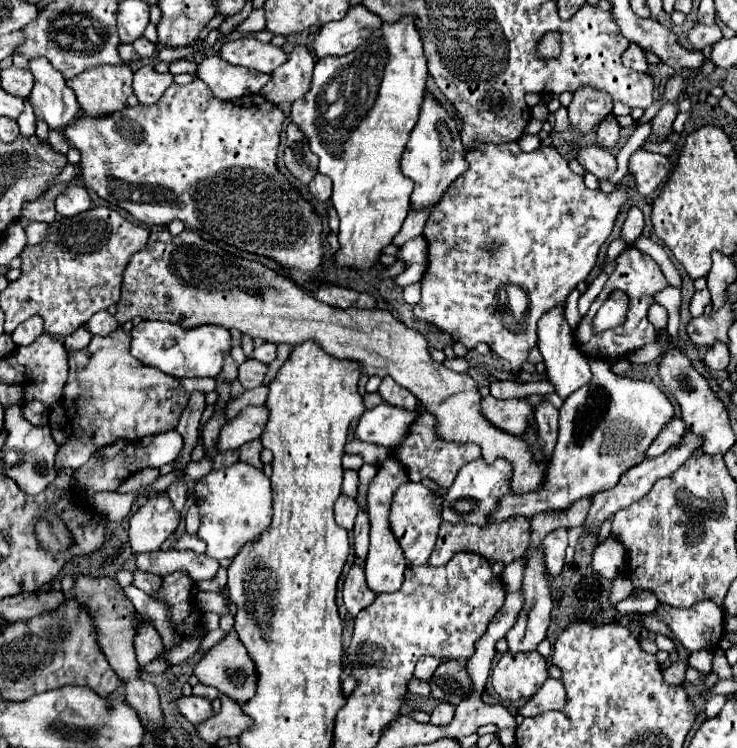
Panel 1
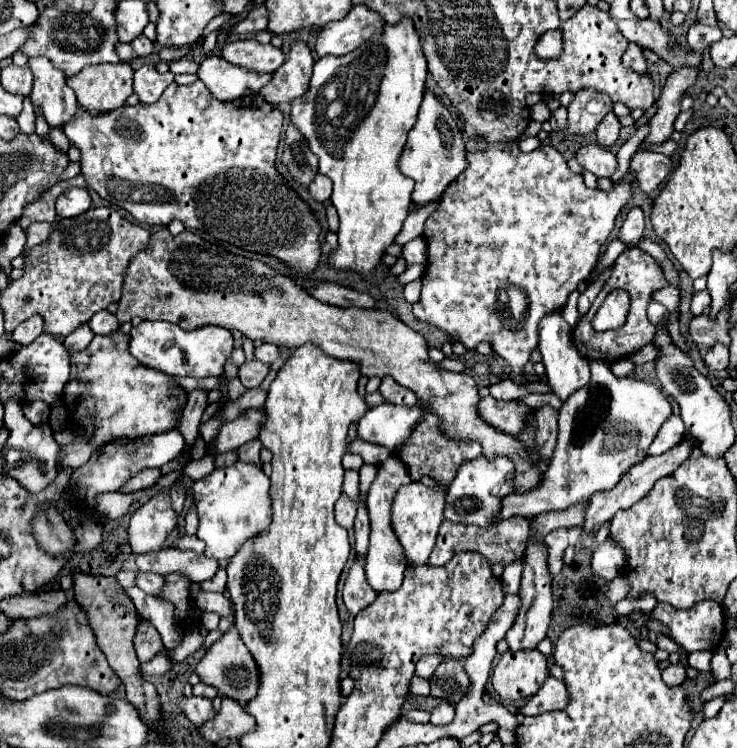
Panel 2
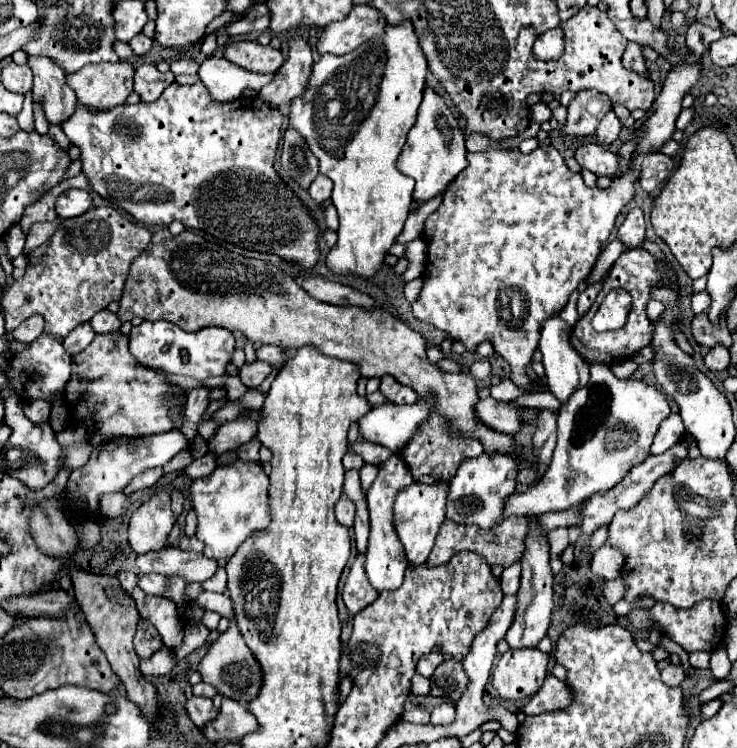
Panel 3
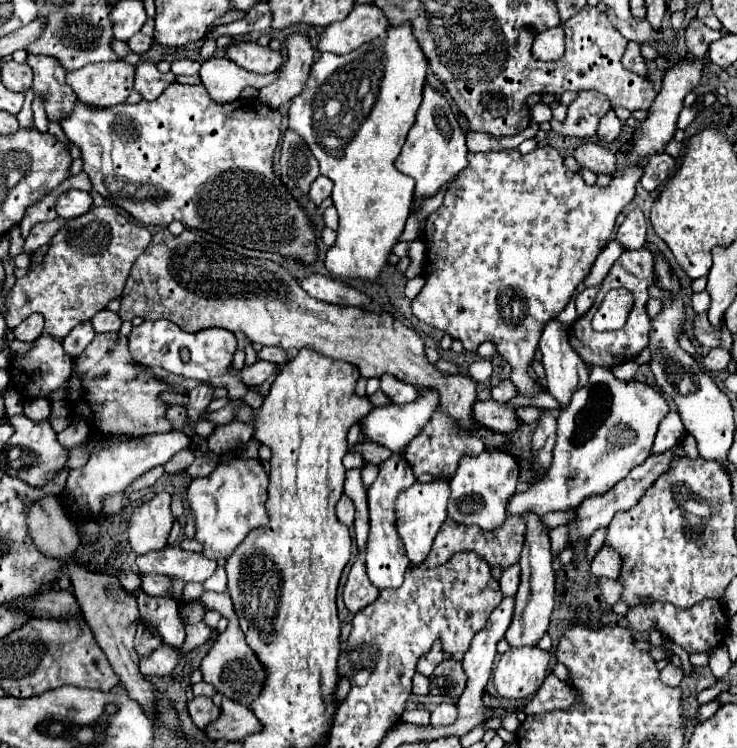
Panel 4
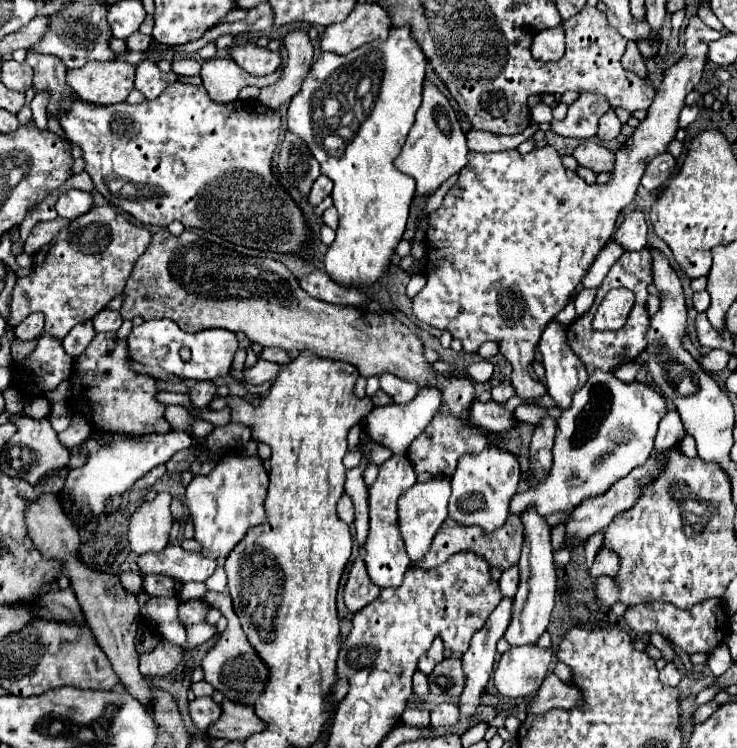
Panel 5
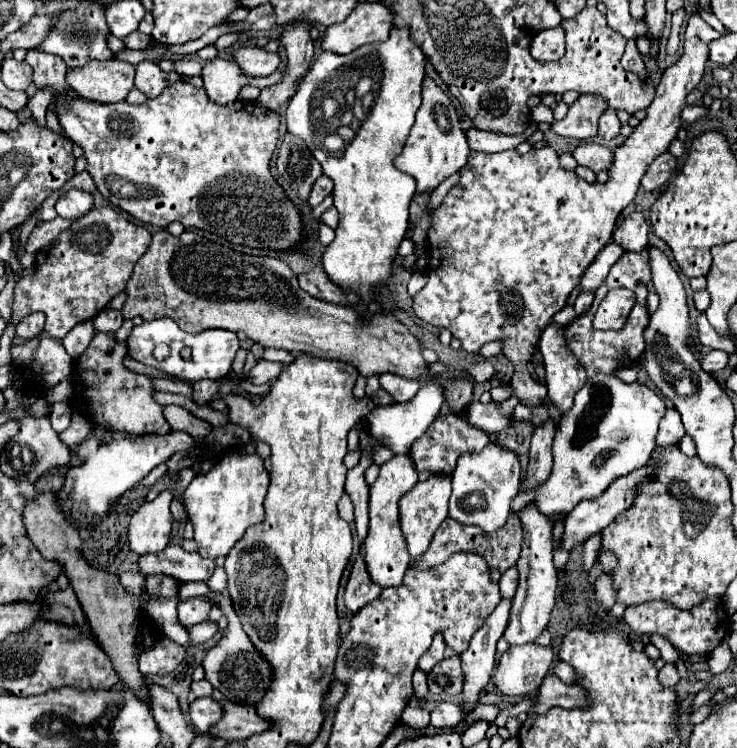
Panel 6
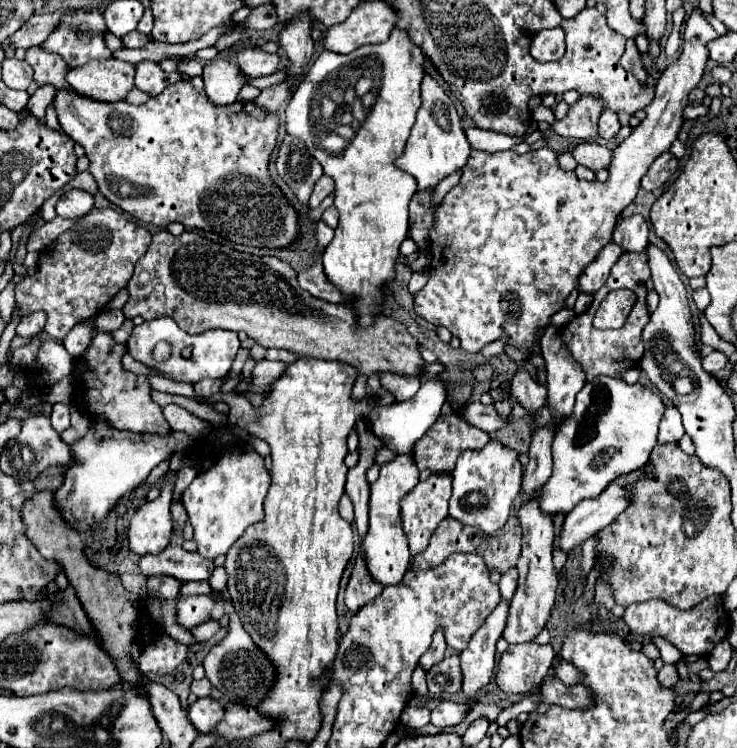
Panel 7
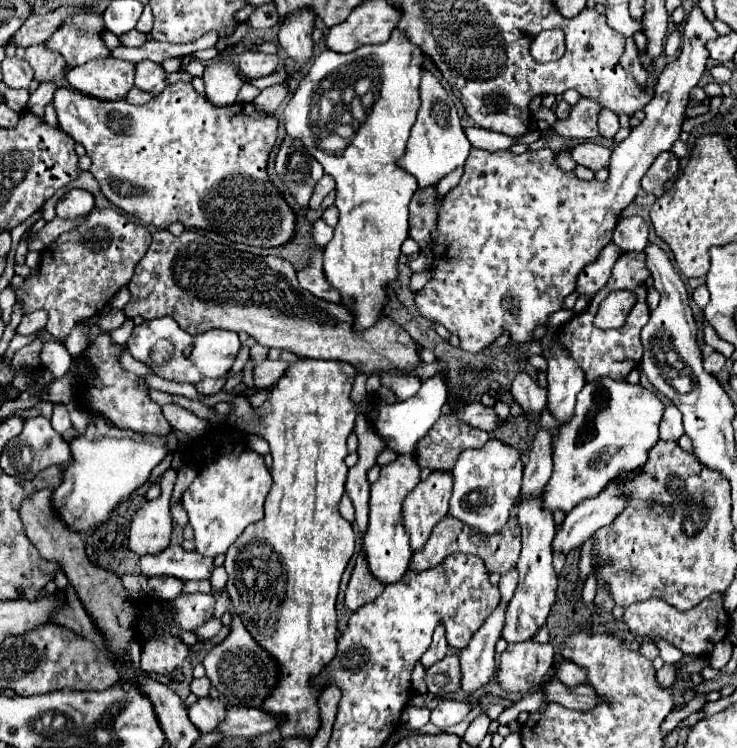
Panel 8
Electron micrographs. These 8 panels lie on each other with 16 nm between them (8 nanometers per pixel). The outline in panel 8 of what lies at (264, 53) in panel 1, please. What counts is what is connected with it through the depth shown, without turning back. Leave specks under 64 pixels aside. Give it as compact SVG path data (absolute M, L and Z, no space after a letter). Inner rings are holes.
M244 50L238 56L238 66L246 78L262 78L276 70L278 56L276 54L264 54L260 50Z

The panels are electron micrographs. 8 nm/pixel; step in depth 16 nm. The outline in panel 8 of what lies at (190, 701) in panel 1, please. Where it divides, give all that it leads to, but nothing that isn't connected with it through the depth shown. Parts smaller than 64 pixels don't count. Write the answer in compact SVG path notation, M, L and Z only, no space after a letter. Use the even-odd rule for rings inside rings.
M198 698L192 708L188 708L188 718L190 722L202 732L212 732L226 716L226 704L222 700L214 698Z

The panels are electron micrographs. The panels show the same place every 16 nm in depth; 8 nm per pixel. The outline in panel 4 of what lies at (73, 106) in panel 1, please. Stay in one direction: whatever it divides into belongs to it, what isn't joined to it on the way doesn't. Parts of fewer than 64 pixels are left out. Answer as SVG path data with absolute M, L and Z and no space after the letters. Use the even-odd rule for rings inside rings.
M32 56L28 64L34 70L34 96L46 100L46 118L54 122L64 120L76 104L76 94L66 86L66 70L50 56Z

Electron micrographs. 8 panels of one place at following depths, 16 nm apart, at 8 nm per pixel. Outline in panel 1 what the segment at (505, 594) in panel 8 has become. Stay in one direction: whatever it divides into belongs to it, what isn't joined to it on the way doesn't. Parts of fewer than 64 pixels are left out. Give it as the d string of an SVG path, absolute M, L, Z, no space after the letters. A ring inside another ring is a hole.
M528 553L524 555L524 558L516 558L514 562L510 562L504 572L502 572L502 580L504 580L504 586L506 586L506 592L516 592L522 588L522 574L524 574L524 567L528 559Z

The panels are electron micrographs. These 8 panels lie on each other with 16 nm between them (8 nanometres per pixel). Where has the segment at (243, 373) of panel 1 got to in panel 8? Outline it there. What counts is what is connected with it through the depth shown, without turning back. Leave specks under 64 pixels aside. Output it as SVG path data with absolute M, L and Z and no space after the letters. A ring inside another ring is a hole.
M264 360L262 364L258 364L254 368L254 384L260 388L270 388L274 382L278 382L282 378L282 374L286 372L288 362L272 362L272 360Z

